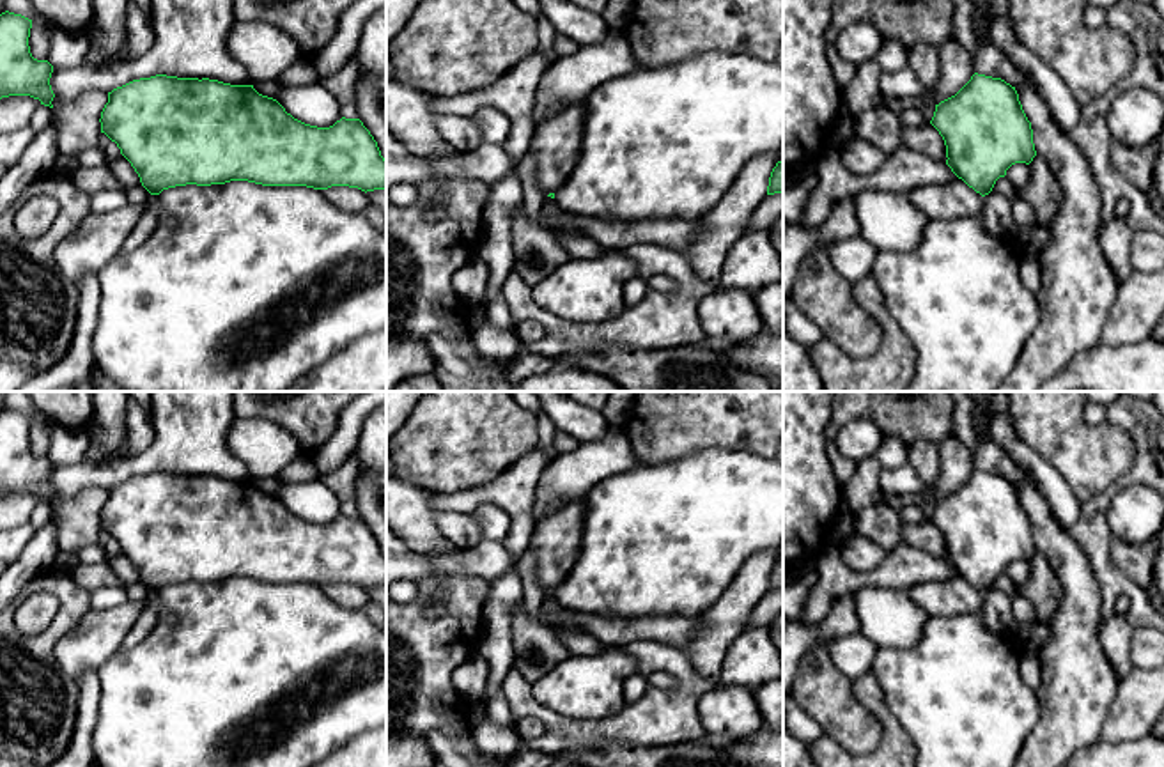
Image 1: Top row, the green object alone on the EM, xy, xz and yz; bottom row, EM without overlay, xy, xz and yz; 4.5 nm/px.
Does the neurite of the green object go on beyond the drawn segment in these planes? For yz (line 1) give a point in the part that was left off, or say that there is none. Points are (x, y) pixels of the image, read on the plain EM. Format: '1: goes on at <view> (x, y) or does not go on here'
1: does not go on here

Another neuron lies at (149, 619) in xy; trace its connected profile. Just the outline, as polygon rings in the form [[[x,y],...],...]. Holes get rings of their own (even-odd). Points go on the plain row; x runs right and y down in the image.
[[[149,590],[149,595],[145,599],[144,615],[128,631],[128,634],[122,641],[122,648],[136,647],[156,627],[156,624],[158,624],[158,608],[159,608],[158,592]]]

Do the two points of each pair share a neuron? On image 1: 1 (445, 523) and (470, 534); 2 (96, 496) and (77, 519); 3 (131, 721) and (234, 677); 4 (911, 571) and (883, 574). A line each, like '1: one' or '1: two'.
1: one
2: one
3: one
4: one

